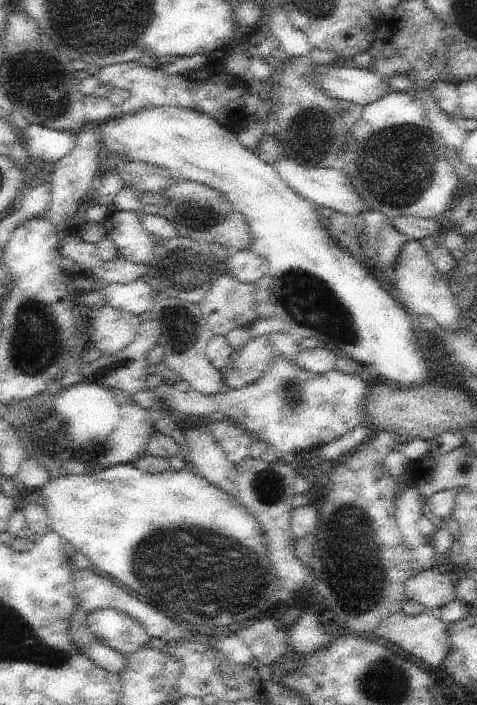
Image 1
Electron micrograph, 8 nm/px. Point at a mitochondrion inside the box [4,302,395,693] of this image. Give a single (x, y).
(221, 579)

